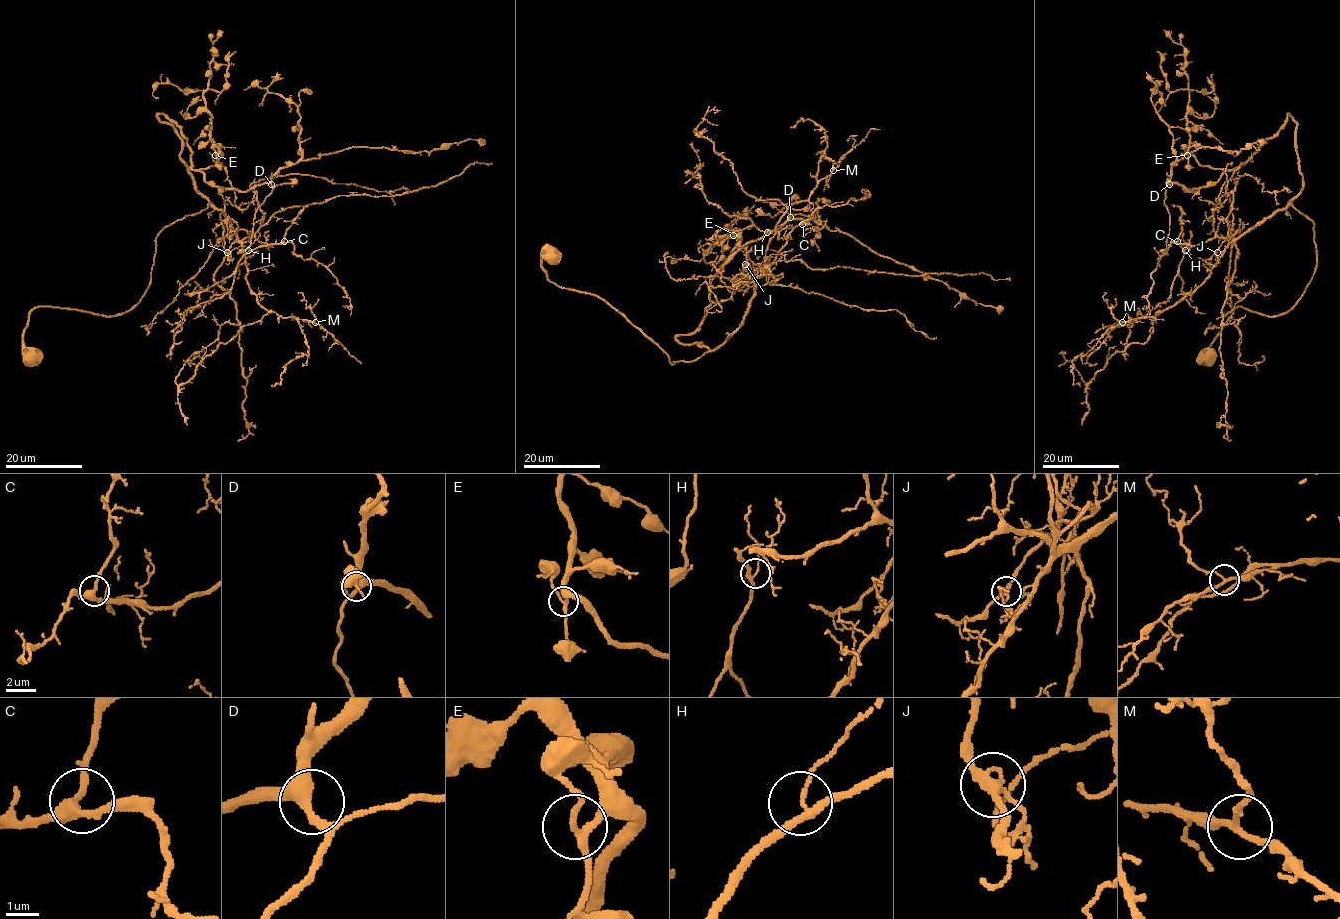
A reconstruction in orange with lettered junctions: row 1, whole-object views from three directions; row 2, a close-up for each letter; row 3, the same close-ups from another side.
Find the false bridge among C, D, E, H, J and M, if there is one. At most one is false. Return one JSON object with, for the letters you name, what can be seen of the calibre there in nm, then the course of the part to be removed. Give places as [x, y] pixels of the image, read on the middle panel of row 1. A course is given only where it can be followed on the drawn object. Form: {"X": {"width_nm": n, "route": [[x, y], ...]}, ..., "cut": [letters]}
{"J": {"width_nm": 240, "route": [[746, 264], [738, 280], [749, 278]]}, "cut": ["J"]}

